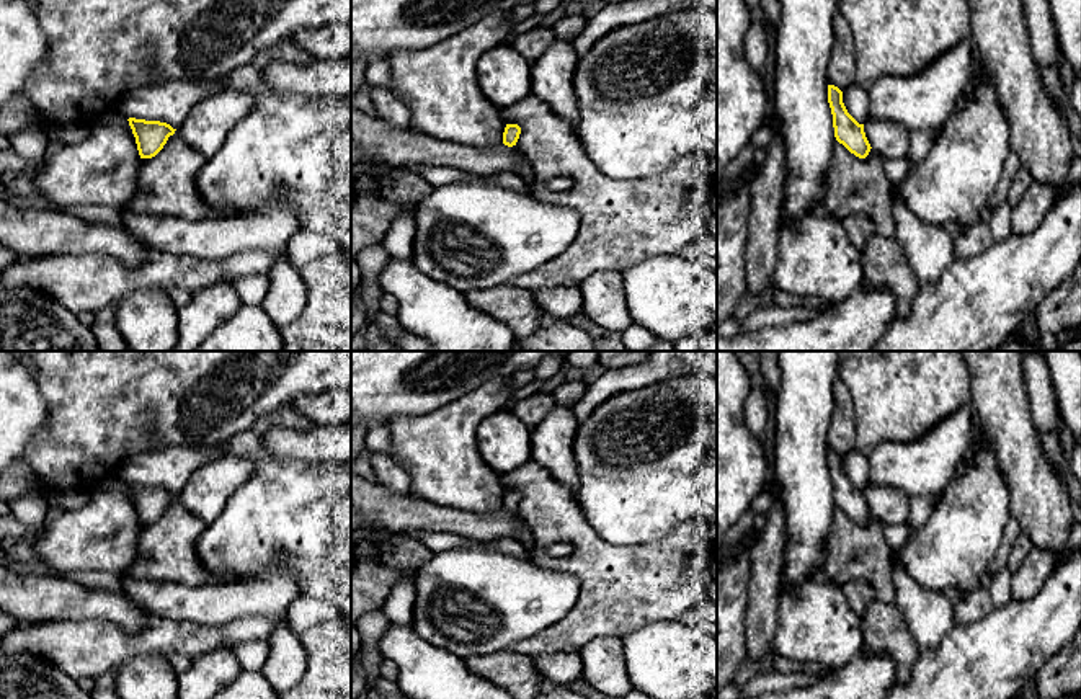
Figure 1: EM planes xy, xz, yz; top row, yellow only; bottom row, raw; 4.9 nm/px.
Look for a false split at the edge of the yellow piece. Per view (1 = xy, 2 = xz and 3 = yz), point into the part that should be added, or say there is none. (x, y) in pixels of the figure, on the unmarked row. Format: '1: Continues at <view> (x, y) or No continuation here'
1: No continuation here
2: No continuation here
3: No continuation here

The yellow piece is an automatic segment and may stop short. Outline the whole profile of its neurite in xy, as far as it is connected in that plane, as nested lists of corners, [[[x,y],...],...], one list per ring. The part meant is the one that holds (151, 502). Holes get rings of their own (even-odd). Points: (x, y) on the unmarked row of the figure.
[[[129,483],[127,487],[136,503],[140,524],[155,523],[163,514],[168,503],[176,496],[170,490],[160,487],[145,487],[136,483]]]

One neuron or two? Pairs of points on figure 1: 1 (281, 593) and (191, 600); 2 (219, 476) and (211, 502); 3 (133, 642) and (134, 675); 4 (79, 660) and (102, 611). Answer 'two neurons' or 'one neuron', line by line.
1: one neuron
2: one neuron
3: two neurons
4: two neurons

